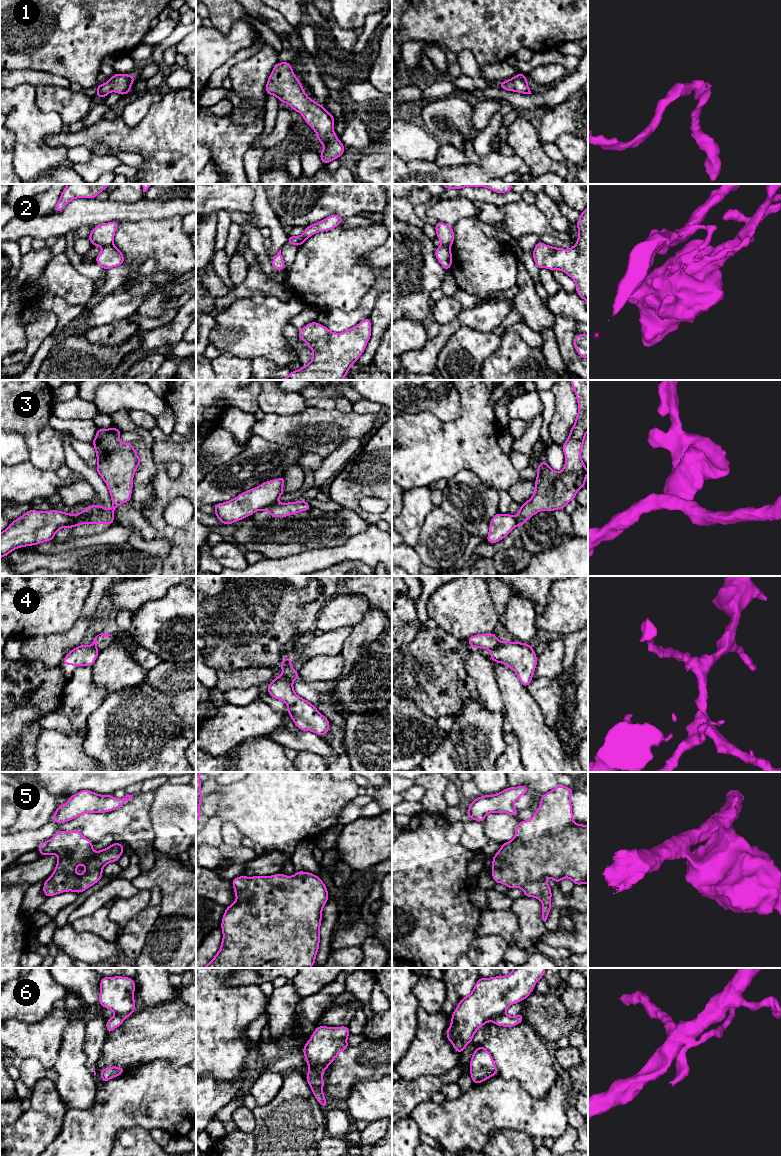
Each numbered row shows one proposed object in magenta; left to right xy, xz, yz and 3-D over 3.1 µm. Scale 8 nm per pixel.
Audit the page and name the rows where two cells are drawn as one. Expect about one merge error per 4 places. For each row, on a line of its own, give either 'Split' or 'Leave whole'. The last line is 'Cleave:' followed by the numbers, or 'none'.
1: Leave whole
2: Split
3: Split
4: Split
5: Leave whole
6: Leave whole
Cleave: 2, 3, 4

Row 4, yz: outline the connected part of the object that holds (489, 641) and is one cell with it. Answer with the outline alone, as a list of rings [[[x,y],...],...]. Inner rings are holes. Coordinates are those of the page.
[[[494,633],[476,634],[467,639],[472,648],[483,648],[490,651],[497,648],[501,642]]]

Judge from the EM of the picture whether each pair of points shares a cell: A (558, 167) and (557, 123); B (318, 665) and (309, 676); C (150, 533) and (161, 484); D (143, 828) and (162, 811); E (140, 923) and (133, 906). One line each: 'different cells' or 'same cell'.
A: different cells
B: same cell
C: different cells
D: different cells
E: different cells

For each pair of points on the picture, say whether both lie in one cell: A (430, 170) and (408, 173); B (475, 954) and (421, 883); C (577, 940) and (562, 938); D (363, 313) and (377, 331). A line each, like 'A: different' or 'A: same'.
A: same
B: different
C: same
D: different

